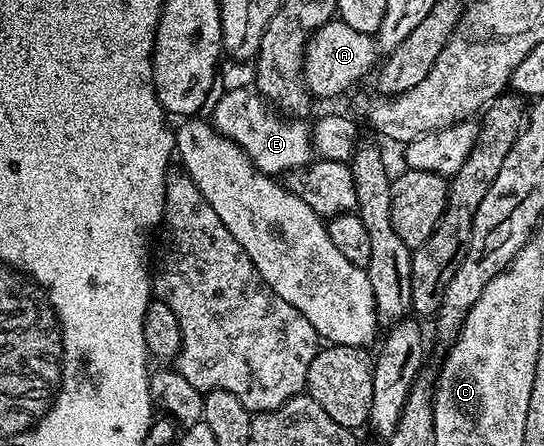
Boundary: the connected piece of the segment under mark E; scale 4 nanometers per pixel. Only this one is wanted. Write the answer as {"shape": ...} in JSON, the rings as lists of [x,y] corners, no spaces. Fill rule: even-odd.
{"shape":[[[254,87],[228,88],[215,104],[215,113],[209,116],[216,130],[229,138],[266,176],[278,177],[295,168],[306,168],[313,160],[310,123],[303,118],[284,118],[272,108]]]}

